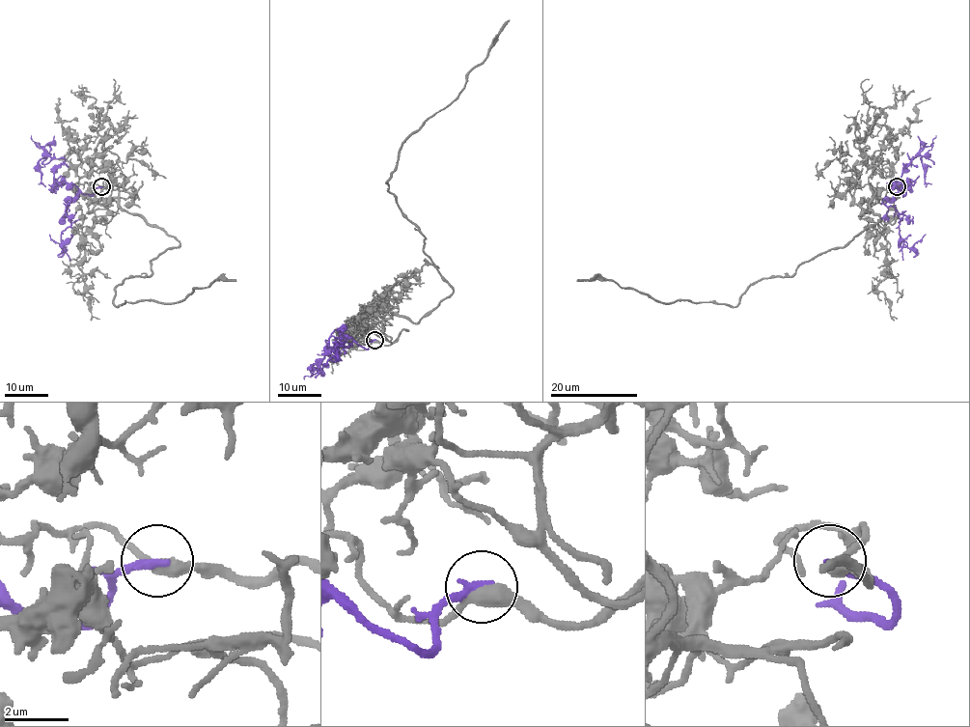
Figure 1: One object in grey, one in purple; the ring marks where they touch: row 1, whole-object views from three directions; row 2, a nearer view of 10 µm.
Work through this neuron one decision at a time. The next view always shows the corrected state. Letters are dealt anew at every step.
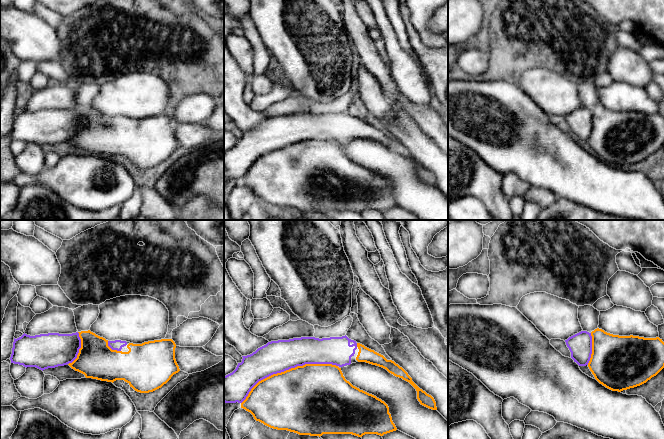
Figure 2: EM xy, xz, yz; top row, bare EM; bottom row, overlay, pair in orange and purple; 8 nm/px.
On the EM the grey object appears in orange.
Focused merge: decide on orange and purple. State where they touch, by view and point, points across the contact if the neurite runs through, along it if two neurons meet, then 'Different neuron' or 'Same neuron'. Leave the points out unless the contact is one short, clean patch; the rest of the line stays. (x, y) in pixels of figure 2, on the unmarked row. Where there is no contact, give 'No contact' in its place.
Touches orange at xz (287, 146). Same neuron

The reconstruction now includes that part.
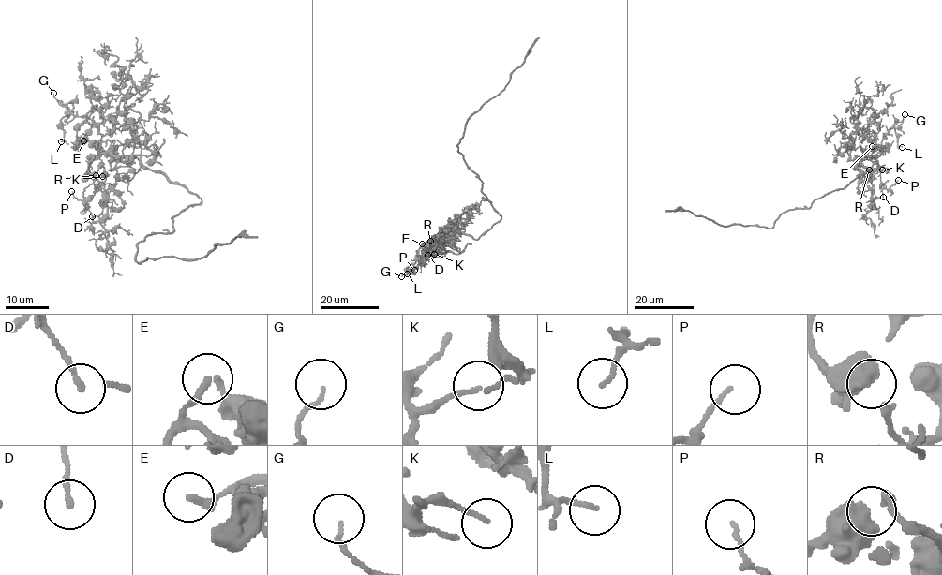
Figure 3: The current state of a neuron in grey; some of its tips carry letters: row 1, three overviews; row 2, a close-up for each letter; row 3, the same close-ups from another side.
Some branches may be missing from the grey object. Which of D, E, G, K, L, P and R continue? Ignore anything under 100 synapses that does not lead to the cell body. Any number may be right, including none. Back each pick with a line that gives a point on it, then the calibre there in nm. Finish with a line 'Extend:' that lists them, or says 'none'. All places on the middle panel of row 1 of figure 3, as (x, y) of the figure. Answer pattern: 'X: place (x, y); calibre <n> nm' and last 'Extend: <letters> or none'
Extend: none

